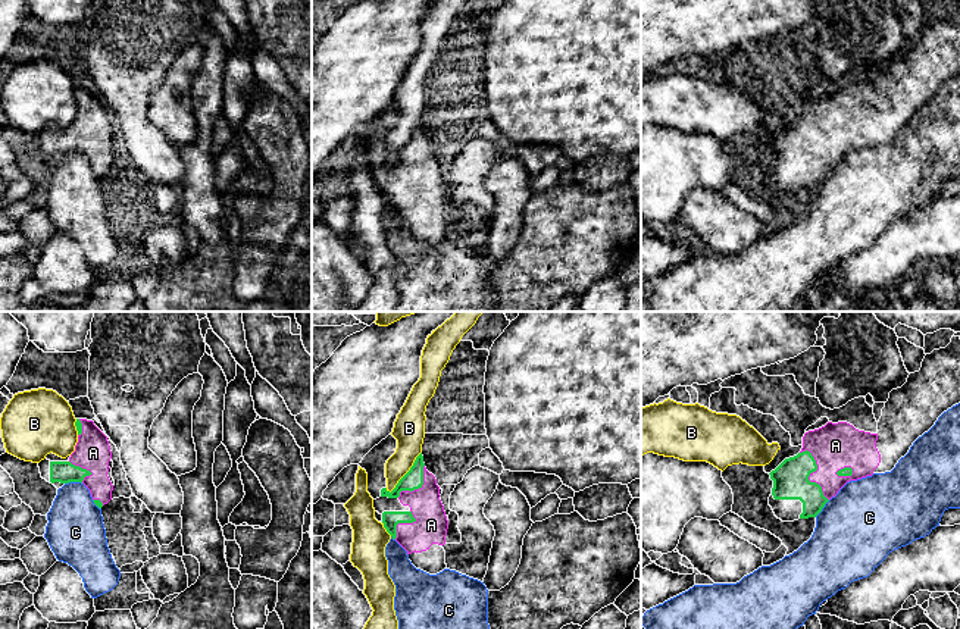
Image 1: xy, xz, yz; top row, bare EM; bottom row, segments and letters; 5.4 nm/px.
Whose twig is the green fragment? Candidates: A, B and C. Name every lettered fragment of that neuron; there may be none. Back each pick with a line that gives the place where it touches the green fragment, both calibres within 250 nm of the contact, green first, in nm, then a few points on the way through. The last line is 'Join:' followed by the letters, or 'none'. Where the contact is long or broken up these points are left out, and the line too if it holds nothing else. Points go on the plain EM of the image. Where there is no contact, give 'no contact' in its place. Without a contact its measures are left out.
A: meets green in yz at (809, 146); 190 nm thick on the green side, 260 nm on the other
Join: A

